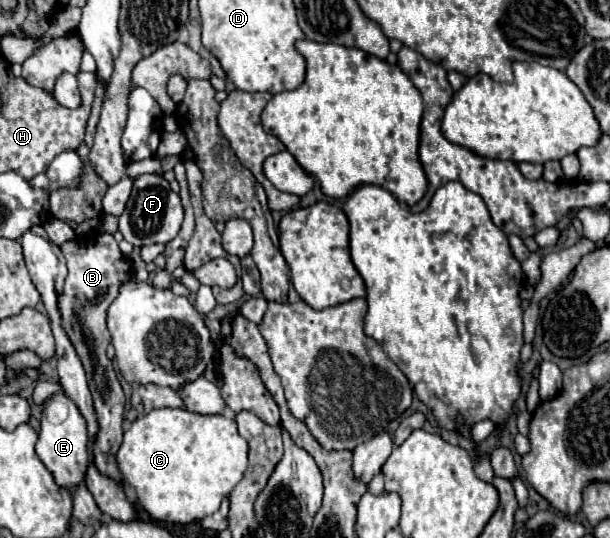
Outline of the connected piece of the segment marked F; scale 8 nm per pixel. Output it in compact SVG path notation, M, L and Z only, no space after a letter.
M141 174L133 180L133 192L125 206L125 212L119 216L119 232L133 246L149 244L167 244L173 240L183 222L183 206L179 194L169 188L169 182L161 174Z

